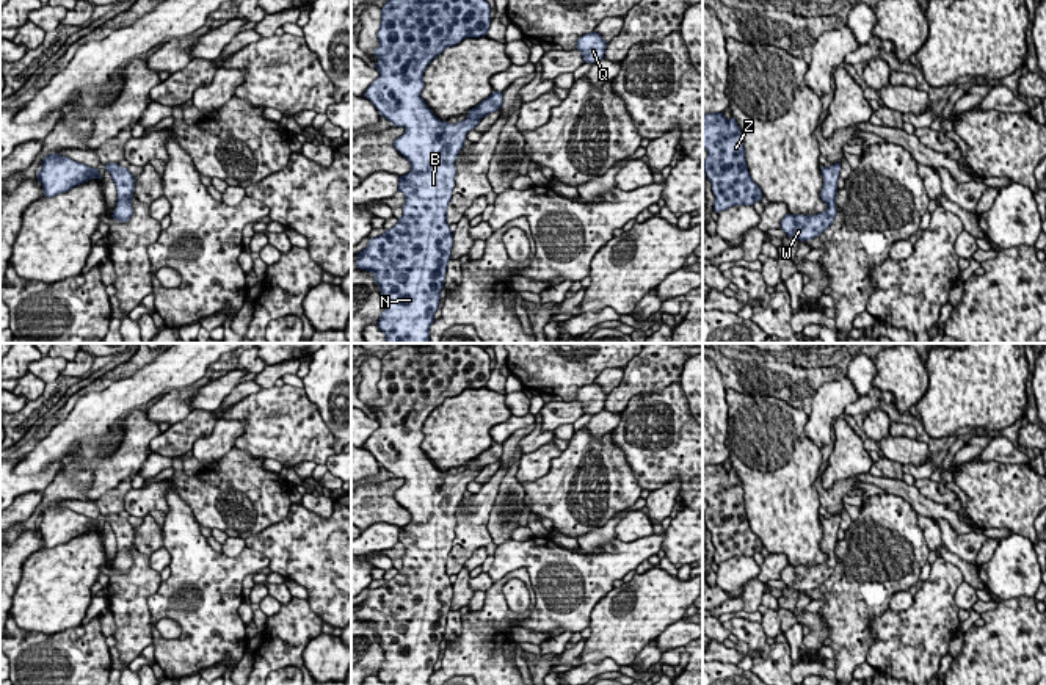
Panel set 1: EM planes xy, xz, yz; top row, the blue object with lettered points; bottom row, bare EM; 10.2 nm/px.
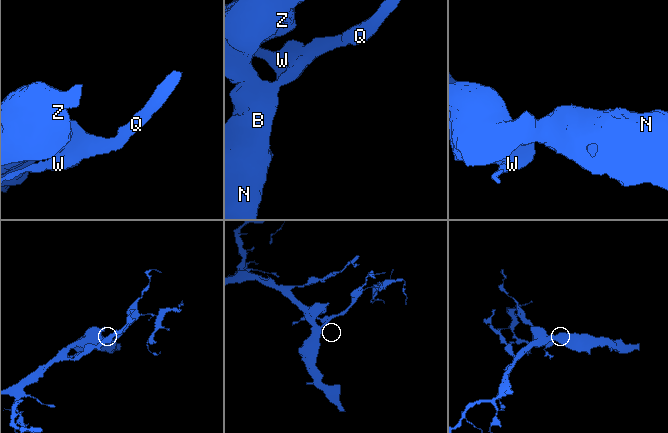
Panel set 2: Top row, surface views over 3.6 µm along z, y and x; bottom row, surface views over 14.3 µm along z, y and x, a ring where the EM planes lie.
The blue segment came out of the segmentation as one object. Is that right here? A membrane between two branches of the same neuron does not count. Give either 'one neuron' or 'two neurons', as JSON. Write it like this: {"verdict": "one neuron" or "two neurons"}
{"verdict": "one neuron"}

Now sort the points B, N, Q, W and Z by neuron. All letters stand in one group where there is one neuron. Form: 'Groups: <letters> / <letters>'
Groups: B N Q W Z

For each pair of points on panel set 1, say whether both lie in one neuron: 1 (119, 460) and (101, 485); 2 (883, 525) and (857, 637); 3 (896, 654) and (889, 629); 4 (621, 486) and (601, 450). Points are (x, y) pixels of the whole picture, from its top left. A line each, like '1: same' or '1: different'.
1: same
2: same
3: same
4: same

